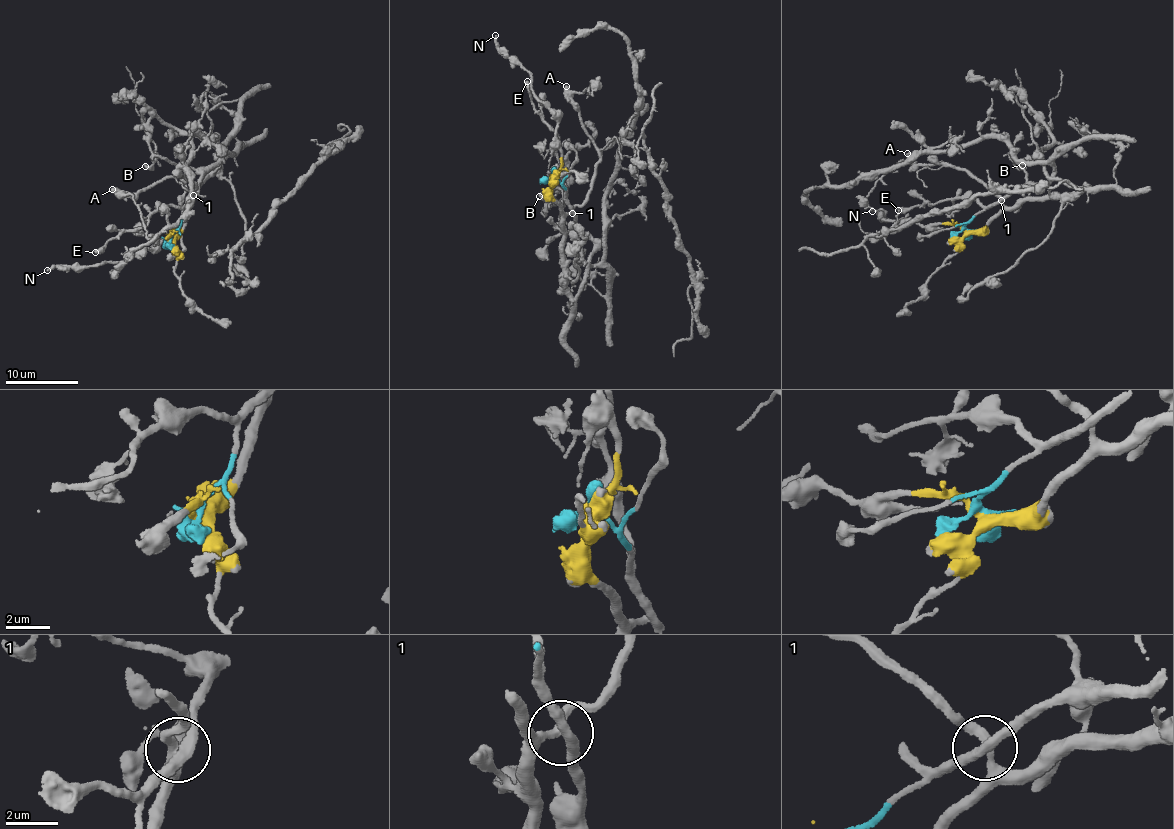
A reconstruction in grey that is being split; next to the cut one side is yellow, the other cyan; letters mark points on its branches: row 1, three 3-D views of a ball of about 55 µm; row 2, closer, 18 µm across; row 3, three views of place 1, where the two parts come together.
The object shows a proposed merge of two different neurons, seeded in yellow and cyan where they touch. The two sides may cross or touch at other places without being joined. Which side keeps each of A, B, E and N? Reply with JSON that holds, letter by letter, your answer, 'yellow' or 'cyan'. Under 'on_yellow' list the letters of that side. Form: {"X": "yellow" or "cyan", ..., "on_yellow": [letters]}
{"A": "yellow", "B": "cyan", "E": "cyan", "N": "yellow", "on_yellow": ["A", "N"]}

